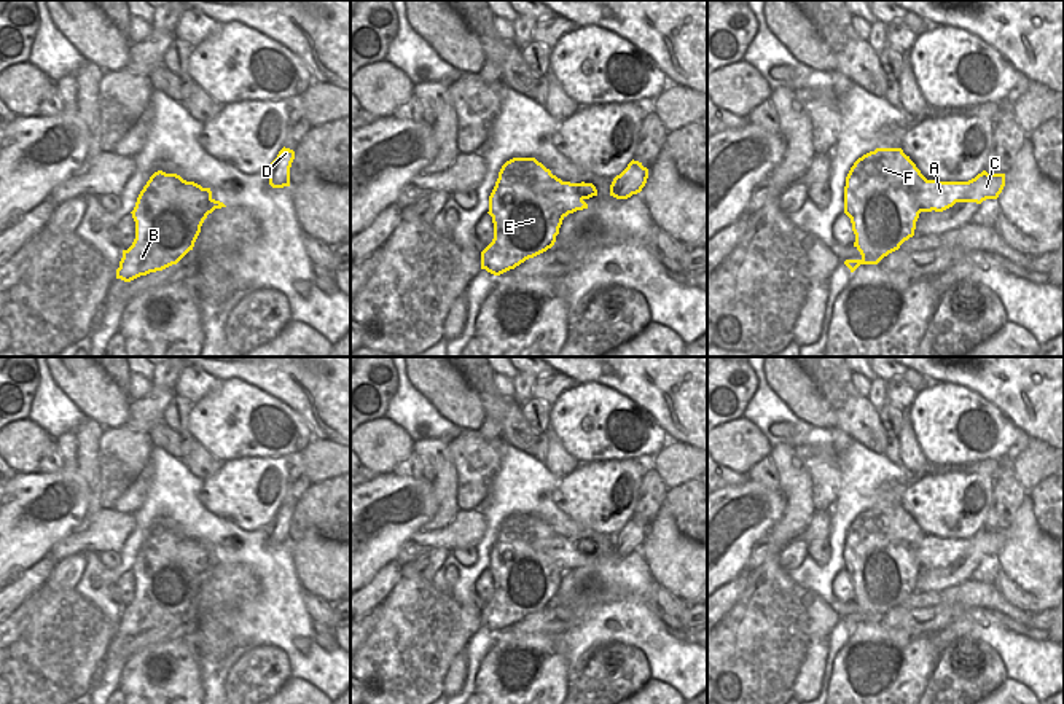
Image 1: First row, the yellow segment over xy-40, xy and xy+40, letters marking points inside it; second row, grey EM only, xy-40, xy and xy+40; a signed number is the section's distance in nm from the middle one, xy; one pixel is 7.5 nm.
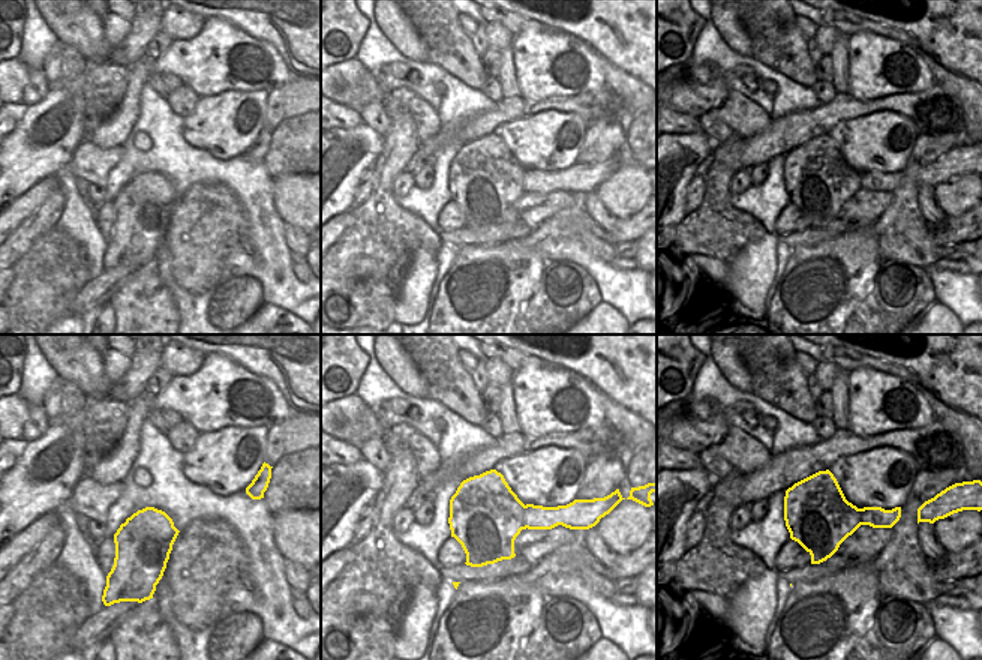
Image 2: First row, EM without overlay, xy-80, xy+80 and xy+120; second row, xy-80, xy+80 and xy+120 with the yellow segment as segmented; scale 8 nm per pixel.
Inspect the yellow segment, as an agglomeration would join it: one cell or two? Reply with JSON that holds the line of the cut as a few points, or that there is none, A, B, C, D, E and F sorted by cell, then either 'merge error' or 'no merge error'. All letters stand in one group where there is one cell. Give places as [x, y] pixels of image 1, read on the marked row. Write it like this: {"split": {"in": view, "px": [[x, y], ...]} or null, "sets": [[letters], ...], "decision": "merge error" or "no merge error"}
{"split": {"in": "xy+40", "px": [[916, 182], [916, 187], [934, 209]]}, "sets": [["A", "C", "D"], ["B", "E", "F"]], "decision": "merge error"}

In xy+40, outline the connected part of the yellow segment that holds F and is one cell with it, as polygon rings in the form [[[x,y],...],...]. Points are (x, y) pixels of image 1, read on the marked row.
[[[876,148],[854,162],[846,177],[844,213],[851,218],[855,234],[854,247],[862,258],[844,261],[851,272],[860,264],[878,264],[914,236],[919,213],[933,210],[924,191],[916,188],[924,180],[927,178],[902,148]]]

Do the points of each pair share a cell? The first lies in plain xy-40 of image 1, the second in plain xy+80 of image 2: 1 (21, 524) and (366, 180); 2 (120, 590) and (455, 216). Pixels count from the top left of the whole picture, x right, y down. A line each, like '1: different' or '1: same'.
1: different
2: same

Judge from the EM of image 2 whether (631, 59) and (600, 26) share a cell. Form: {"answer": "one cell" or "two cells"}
{"answer": "one cell"}

